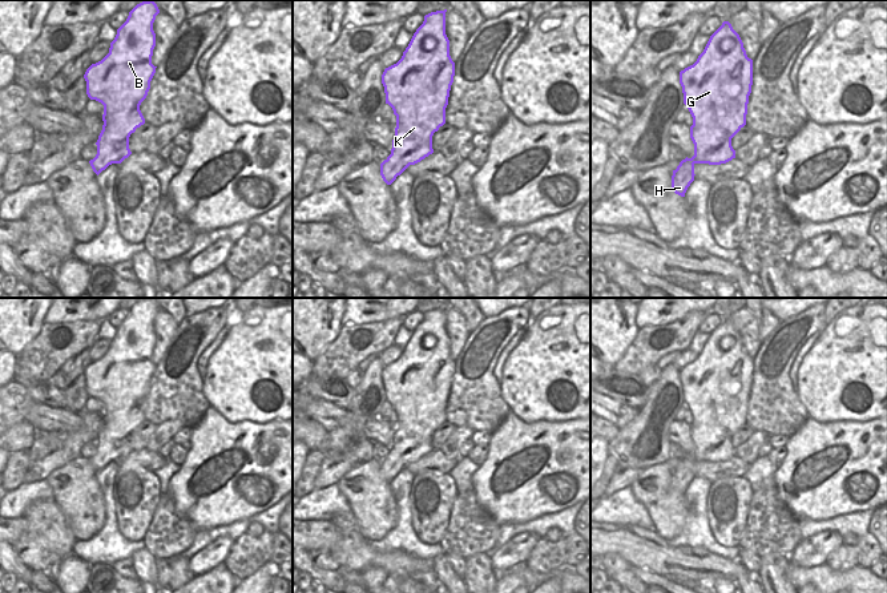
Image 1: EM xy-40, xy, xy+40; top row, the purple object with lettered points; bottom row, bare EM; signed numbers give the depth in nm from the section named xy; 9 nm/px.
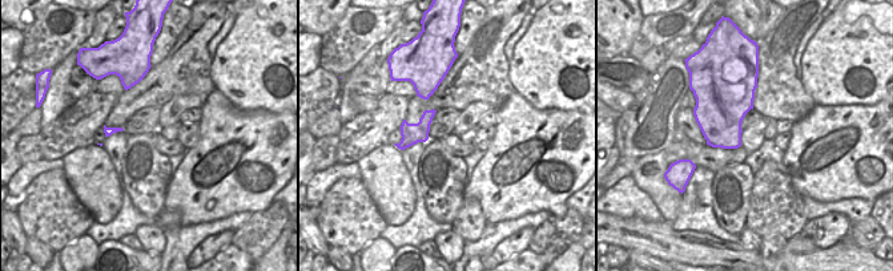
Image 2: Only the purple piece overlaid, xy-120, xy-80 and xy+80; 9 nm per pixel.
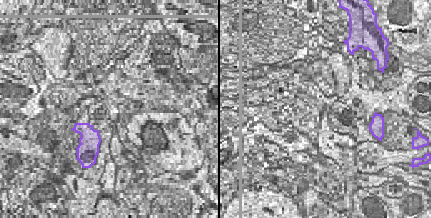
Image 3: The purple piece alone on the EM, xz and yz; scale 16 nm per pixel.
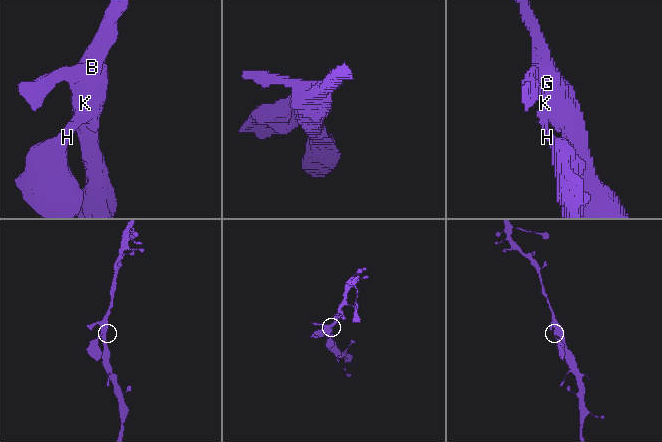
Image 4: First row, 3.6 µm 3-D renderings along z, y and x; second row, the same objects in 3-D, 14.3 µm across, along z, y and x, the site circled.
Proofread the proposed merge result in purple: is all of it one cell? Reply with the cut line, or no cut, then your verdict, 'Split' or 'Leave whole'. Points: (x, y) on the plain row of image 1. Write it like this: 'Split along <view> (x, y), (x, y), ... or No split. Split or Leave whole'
No split. Leave whole.

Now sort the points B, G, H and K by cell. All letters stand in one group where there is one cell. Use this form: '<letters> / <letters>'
B G H K

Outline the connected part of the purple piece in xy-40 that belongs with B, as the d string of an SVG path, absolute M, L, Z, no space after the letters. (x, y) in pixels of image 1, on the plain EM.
M153 298L137 302L117 327L109 351L84 372L88 395L104 403L97 452L89 459L97 473L132 452L129 435L145 421L140 403L148 394L157 366L152 354L156 344L153 320L158 311Z

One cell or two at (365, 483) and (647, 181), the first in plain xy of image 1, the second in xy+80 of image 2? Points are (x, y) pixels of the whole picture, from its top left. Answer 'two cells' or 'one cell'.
one cell

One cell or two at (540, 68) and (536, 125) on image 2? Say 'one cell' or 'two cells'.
two cells

